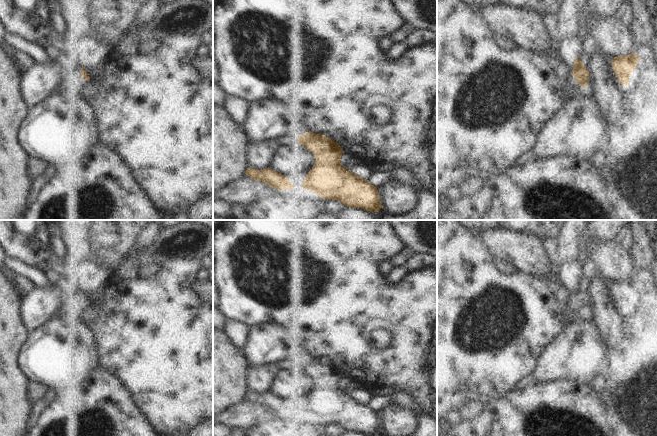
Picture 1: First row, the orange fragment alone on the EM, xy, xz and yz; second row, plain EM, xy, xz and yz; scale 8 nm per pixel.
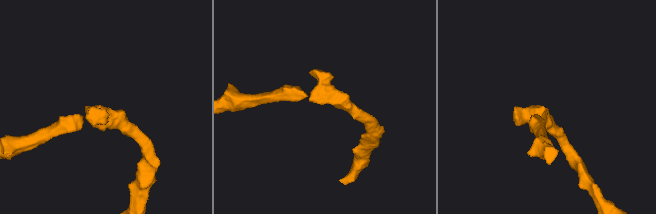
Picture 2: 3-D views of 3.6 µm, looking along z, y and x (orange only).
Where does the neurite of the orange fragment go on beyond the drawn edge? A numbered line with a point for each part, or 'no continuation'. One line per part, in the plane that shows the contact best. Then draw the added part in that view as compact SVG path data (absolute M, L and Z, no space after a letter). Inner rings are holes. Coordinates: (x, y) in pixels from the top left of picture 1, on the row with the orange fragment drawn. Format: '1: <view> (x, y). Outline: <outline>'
1: yz (571, 86). Outline: M573 76L567 78L565 85L561 89L562 103L565 102L566 99L570 98L577 91L581 90L581 86L577 83Z

